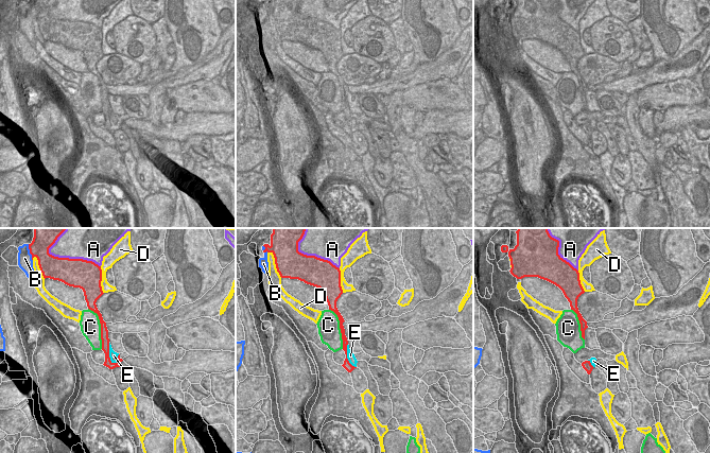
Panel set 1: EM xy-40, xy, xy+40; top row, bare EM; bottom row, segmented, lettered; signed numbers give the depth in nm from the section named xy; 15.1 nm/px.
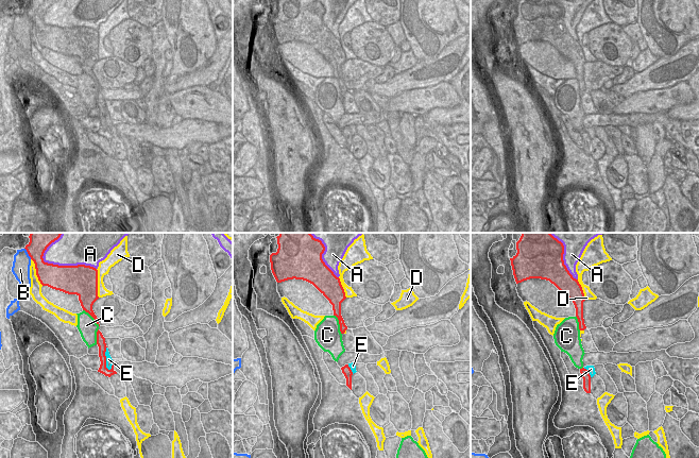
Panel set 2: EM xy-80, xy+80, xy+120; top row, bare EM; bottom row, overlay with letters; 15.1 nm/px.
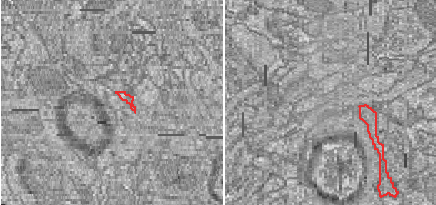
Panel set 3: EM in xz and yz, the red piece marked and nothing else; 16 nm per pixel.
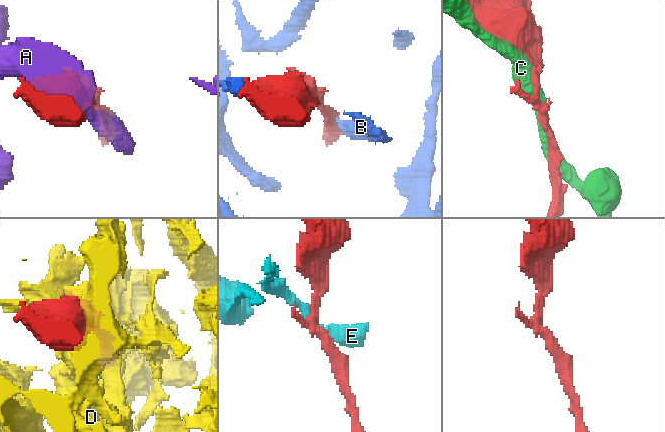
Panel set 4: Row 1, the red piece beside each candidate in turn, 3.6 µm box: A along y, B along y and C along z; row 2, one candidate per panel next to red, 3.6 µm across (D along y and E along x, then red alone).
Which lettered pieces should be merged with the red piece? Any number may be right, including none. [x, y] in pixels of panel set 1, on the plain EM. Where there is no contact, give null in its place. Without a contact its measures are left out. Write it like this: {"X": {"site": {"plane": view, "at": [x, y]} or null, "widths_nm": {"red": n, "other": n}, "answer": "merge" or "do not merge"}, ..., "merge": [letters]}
{"A": {"site": {"plane": "xy-40", "at": [72, 21]}, "widths_nm": {"red": 440, "other": 340}, "answer": "do not merge"}, "B": {"site": {"plane": "xy-40", "at": [30, 15]}, "widths_nm": {"red": 280, "other": 220}, "answer": "do not merge"}, "C": {"site": {"plane": "xy-40", "at": [101, 89]}, "widths_nm": {"red": 130, "other": 320}, "answer": "do not merge"}, "D": {"site": {"plane": "xy", "at": [275, 25]}, "widths_nm": {"red": 440, "other": 190}, "answer": "do not merge"}, "E": {"site": {"plane": "xy-40", "at": [108, 117]}, "widths_nm": {"red": 130, "other": 130}, "answer": "do not merge"}, "merge": []}

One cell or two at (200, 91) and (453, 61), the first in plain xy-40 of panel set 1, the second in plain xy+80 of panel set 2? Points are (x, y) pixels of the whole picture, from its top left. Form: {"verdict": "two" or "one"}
{"verdict": "two"}

